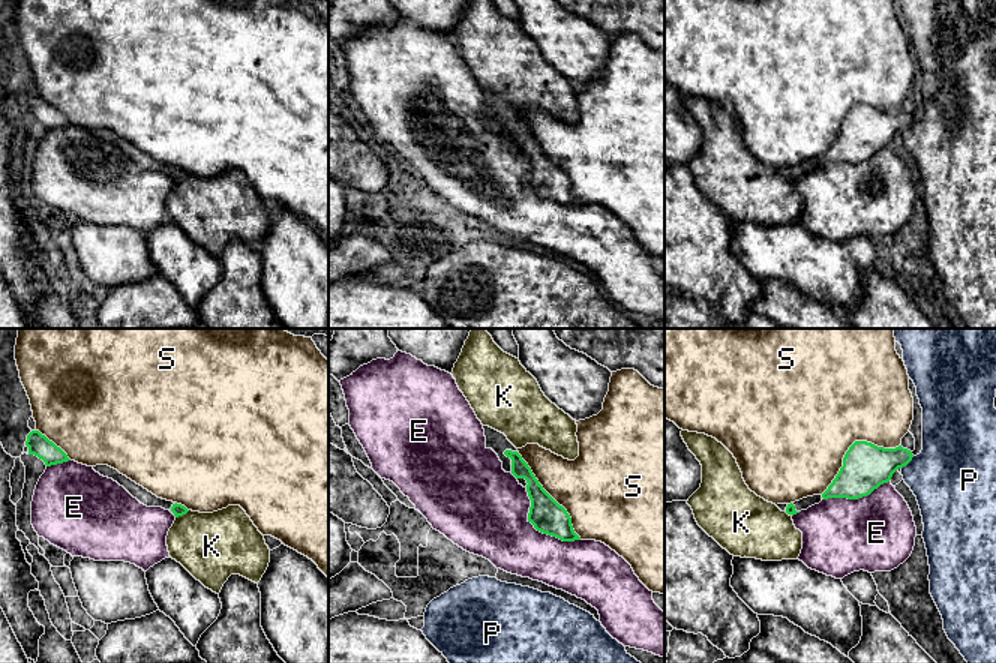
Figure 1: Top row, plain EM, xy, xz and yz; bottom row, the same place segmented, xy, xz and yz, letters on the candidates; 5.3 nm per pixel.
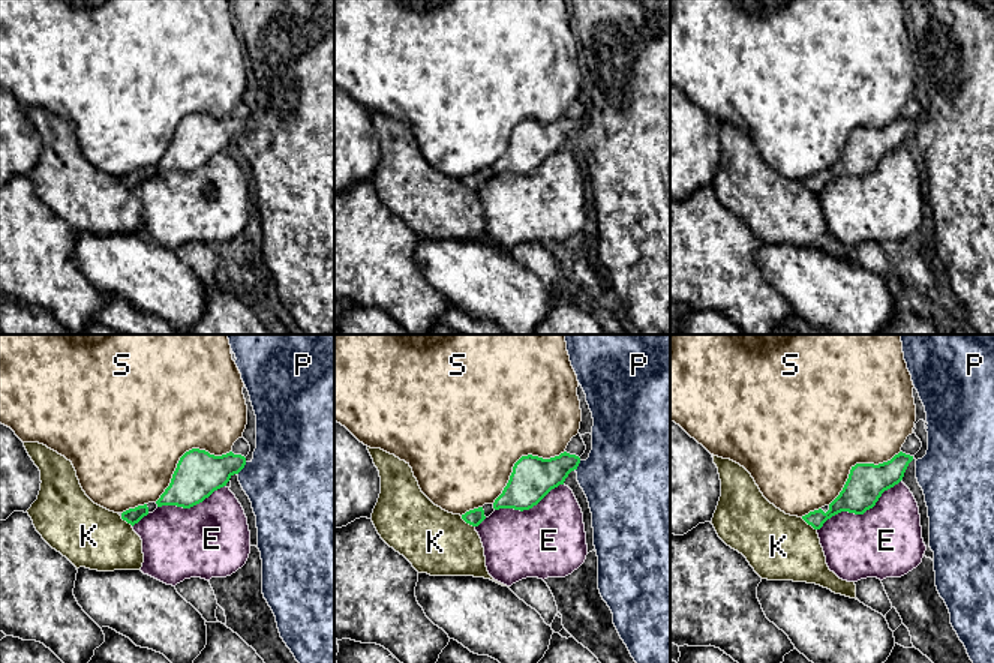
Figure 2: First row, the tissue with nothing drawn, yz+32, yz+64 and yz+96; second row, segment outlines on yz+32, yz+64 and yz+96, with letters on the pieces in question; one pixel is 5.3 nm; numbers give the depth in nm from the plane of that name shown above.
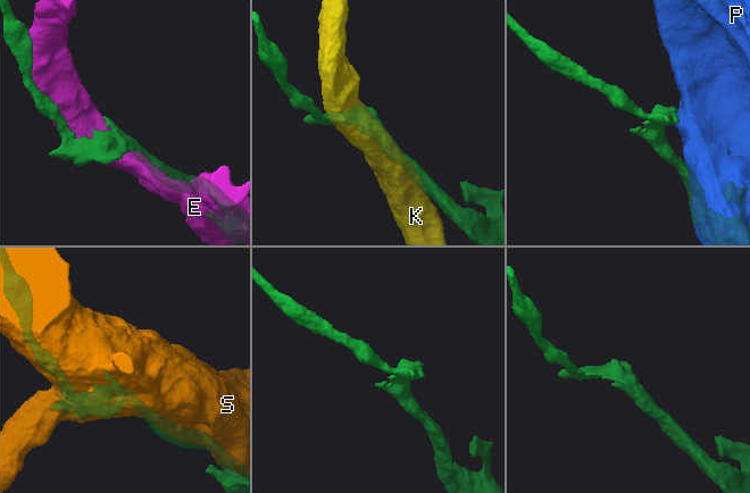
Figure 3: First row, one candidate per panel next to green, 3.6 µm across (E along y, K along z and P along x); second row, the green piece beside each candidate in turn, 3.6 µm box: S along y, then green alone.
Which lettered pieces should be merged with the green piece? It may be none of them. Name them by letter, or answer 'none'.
none

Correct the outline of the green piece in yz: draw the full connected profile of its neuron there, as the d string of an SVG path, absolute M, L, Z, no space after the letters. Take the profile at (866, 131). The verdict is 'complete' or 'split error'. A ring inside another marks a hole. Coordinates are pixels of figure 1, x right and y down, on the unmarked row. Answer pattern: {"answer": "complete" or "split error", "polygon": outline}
{"answer": "complete", "polygon": "M855 105L822 162L858 164L867 160L880 148L888 147L892 138L906 130L912 122L912 116L902 110L884 112L867 105Z"}

